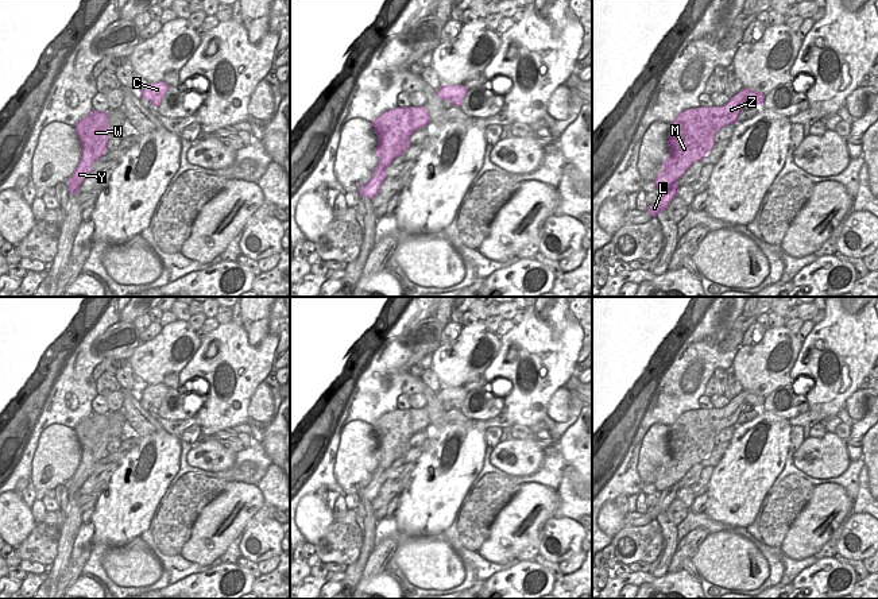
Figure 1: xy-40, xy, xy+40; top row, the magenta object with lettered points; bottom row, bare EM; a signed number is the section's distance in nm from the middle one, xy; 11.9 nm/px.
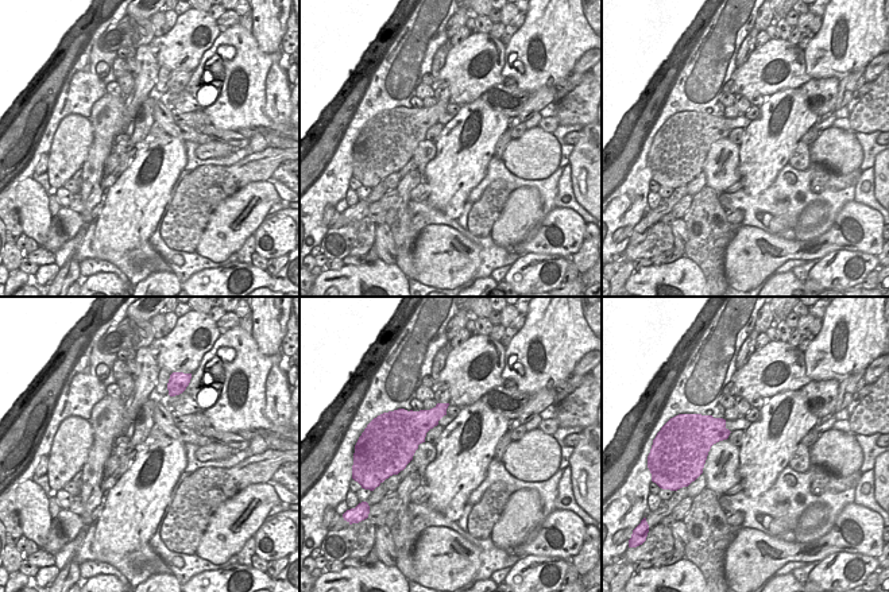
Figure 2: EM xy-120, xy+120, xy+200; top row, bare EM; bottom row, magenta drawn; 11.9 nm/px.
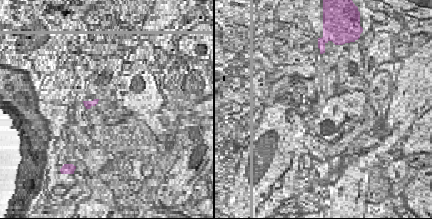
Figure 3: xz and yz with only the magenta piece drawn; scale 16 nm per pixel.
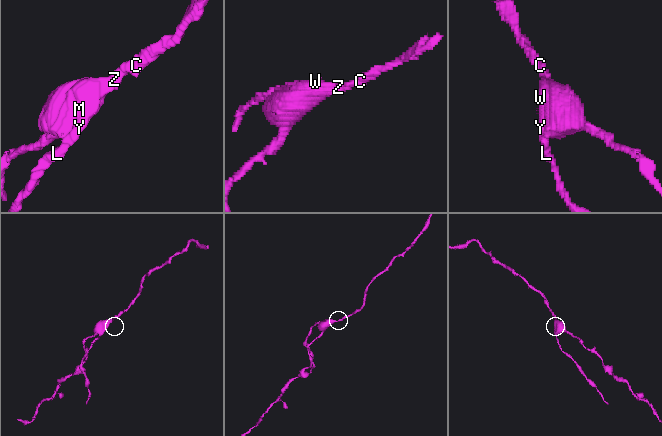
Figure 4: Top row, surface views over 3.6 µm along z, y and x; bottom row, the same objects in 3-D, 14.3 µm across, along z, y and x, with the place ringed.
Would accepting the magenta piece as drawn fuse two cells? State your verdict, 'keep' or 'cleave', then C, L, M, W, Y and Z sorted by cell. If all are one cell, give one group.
cleave | C M W Y Z / L

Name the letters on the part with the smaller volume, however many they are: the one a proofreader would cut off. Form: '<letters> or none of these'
L

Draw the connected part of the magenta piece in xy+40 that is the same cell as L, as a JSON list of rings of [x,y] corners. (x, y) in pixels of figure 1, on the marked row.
[[[674,183],[666,186],[661,190],[661,196],[654,205],[649,205],[647,210],[653,217],[657,217],[658,213],[669,206],[669,202],[674,198],[676,190]]]

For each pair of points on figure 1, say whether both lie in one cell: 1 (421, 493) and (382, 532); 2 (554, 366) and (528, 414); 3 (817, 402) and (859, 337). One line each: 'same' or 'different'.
1: different
2: same
3: same

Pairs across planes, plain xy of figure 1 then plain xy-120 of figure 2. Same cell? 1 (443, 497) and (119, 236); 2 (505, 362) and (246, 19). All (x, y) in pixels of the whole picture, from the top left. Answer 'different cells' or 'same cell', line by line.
1: same cell
2: different cells

